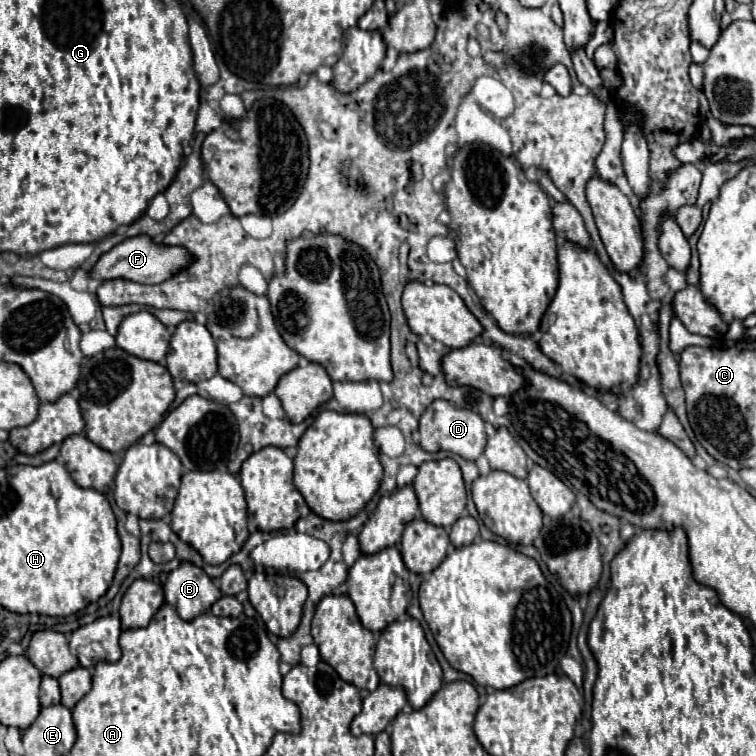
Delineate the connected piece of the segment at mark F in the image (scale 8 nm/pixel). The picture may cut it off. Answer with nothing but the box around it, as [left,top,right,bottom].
[89,235,191,283]

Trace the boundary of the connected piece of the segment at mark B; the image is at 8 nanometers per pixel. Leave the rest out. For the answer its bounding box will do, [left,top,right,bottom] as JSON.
[163,561,221,621]

